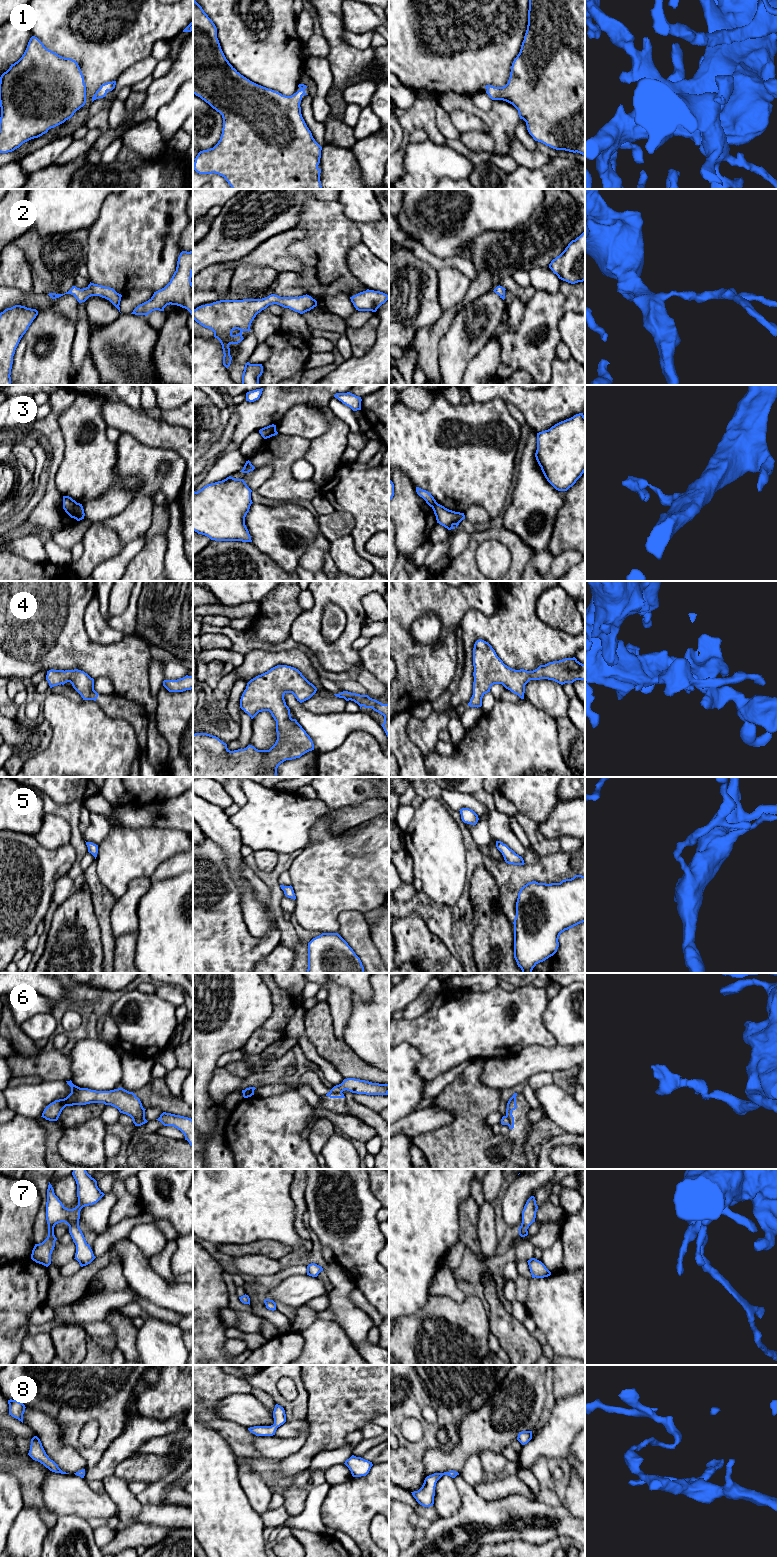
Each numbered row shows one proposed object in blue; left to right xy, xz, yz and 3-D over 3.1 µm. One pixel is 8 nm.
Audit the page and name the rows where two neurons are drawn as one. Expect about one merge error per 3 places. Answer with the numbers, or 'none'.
3, 6

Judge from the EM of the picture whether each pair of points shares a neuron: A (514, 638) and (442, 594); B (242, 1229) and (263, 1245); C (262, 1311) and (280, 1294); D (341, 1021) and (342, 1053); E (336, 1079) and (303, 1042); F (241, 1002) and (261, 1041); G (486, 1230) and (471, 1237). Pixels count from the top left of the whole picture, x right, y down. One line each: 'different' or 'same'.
A: different
B: different
C: different
D: different
E: same
F: different
G: different

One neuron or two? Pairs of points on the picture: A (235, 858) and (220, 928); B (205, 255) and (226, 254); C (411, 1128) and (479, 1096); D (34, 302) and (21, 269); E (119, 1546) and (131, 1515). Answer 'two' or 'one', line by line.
A: two
B: one
C: two
D: two
E: two

